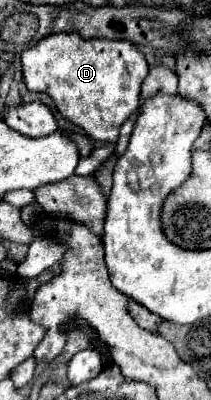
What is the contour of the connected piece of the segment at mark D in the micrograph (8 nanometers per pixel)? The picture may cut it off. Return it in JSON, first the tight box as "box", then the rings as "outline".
{"box":[21,34,149,142],"outline":[[[51,34],[25,50],[21,62],[27,90],[47,92],[67,120],[101,142],[117,142],[121,124],[139,110],[141,82],[149,72],[147,60],[135,44],[127,40],[81,38],[79,34]]]}

